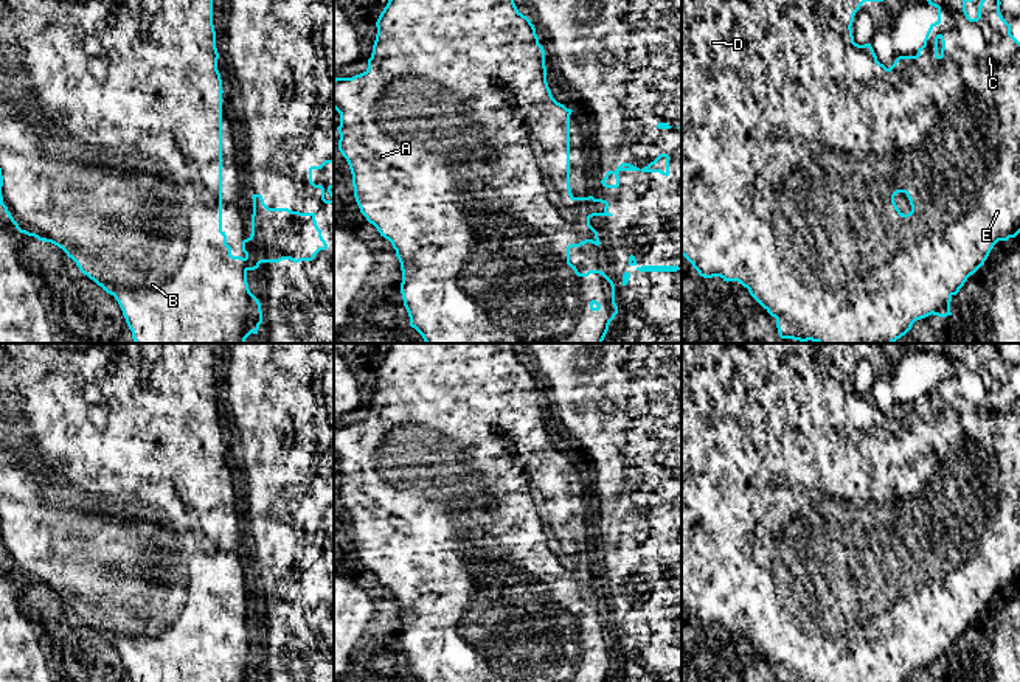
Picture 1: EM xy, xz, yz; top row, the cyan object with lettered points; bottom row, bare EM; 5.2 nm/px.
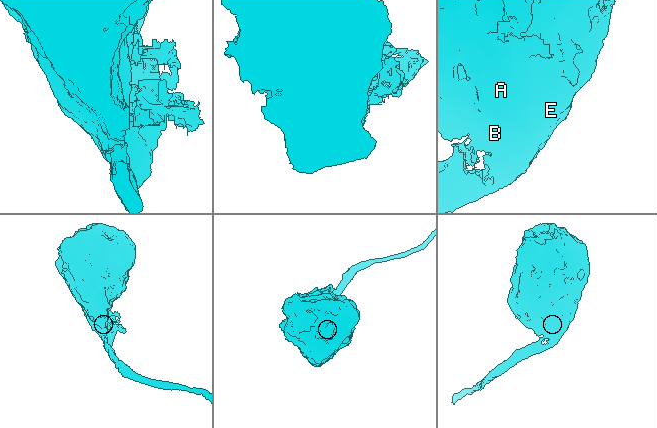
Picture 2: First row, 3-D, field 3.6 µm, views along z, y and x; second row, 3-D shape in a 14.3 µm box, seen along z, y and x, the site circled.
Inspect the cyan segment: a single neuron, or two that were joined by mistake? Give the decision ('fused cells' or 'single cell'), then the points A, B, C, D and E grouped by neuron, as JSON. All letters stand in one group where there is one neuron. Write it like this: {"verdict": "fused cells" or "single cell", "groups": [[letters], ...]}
{"verdict": "single cell", "groups": [["A", "B", "C", "D", "E"]]}

